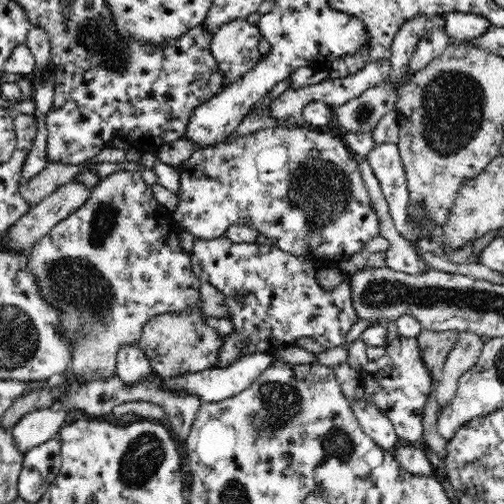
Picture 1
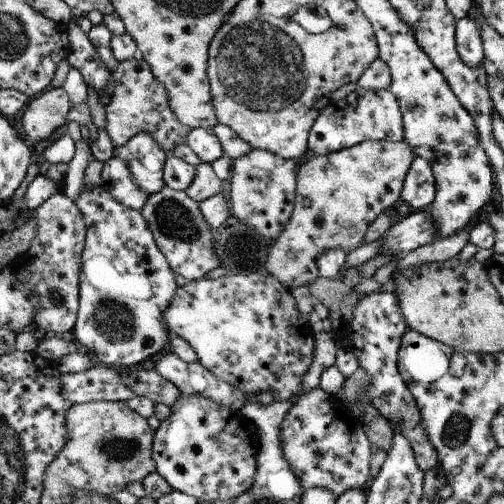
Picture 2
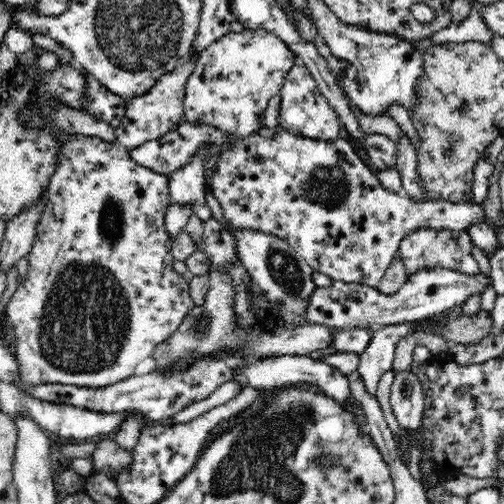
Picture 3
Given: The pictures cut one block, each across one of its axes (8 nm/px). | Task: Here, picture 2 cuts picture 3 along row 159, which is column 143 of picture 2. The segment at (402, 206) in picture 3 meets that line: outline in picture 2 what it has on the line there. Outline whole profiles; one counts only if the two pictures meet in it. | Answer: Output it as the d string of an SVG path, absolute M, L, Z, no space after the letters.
M103 184L93 190L81 190L77 198L79 212L83 214L87 234L85 234L85 248L81 254L81 276L79 276L79 312L75 326L71 330L73 340L81 350L95 356L99 364L109 368L119 366L135 366L149 358L151 354L161 352L167 344L165 320L163 312L167 310L171 298L175 296L175 280L173 272L169 270L169 262L165 254L159 250L153 232L147 228L147 222L141 212L129 210L121 202L117 202Z

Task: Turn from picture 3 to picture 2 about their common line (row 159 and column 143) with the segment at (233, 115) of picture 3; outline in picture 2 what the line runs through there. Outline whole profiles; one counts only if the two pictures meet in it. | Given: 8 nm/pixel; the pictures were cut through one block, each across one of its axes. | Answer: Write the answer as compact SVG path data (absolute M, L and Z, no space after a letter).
M163 186L157 194L151 194L147 198L141 214L175 274L183 276L187 282L197 282L203 280L203 276L209 274L213 268L219 268L219 256L213 248L213 230L203 218L199 202L195 202L187 192L177 192L169 186Z

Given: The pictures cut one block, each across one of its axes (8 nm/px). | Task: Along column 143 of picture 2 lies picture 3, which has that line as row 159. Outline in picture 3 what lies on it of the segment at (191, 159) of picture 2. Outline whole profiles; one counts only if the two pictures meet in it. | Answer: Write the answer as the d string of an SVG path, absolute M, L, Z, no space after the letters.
M196 56L188 58L184 64L176 66L170 74L164 74L158 84L150 90L150 94L138 96L134 100L128 102L126 114L120 122L120 126L116 128L116 142L106 142L102 138L96 136L86 136L86 134L76 134L76 138L72 138L72 142L68 142L66 146L62 146L62 158L60 164L54 172L54 176L50 178L50 188L48 188L48 202L46 202L46 210L42 212L42 218L38 222L38 236L32 248L32 254L28 254L28 264L30 264L30 276L18 284L18 292L14 294L14 298L8 304L8 322L12 328L12 338L14 338L14 358L18 362L20 372L20 392L24 396L32 396L30 388L40 386L40 384L68 384L68 386L80 386L80 388L106 388L112 386L116 382L122 382L130 376L134 376L136 366L142 364L144 358L152 356L154 350L166 342L176 330L178 326L182 326L182 320L186 318L186 314L190 314L194 310L192 298L190 298L190 288L188 288L188 280L184 276L178 276L174 272L174 258L172 258L172 242L170 236L166 236L166 208L170 206L170 182L168 176L154 172L152 168L140 166L132 156L130 150L142 146L148 140L156 140L172 130L176 130L184 120L184 98L186 98L186 82L192 76L196 62Z

